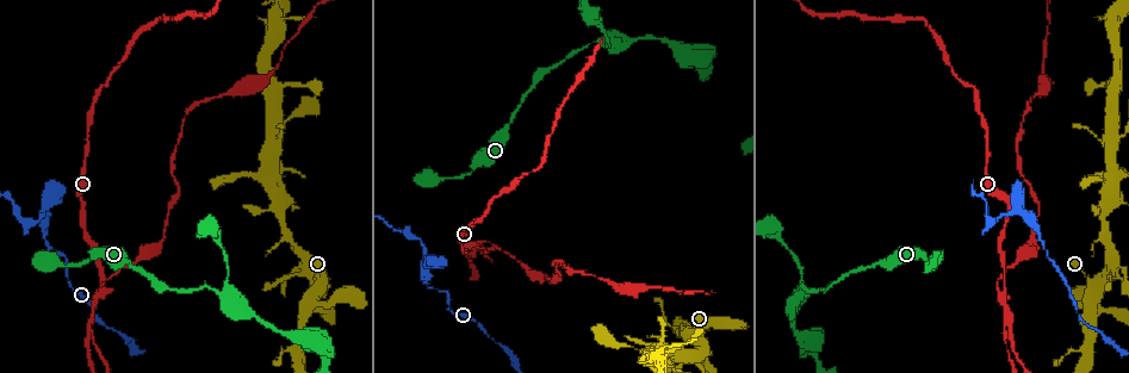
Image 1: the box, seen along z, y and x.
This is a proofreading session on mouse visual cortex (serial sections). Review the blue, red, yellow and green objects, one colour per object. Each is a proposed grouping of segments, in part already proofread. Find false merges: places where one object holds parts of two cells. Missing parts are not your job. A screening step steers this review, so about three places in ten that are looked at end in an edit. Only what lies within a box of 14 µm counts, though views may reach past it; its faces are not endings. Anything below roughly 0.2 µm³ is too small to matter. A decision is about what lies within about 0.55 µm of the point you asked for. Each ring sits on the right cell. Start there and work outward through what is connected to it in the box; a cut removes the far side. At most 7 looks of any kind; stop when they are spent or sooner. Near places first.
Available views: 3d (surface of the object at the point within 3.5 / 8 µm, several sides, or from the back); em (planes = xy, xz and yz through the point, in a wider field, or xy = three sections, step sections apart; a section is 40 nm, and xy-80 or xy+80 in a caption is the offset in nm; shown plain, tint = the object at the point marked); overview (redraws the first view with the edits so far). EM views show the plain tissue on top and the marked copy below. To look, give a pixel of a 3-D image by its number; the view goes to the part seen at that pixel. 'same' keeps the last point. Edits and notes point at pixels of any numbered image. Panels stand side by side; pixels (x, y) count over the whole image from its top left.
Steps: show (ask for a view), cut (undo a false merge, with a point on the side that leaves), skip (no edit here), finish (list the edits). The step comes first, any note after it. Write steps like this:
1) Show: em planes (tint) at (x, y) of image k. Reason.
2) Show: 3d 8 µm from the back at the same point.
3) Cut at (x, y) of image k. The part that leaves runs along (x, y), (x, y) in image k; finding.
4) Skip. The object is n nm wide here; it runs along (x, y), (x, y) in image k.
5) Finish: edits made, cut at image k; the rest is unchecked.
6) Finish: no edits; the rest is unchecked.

Show: 3d 3.5 µm at (1005, 287) of image 1. Three-way junction.

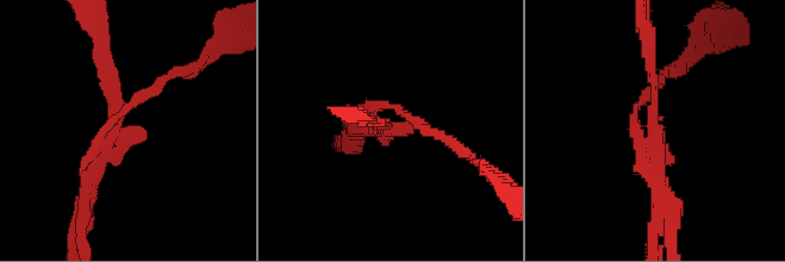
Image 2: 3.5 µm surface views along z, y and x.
Show: em xy step 3 (tint) at (112, 124) of image 2.

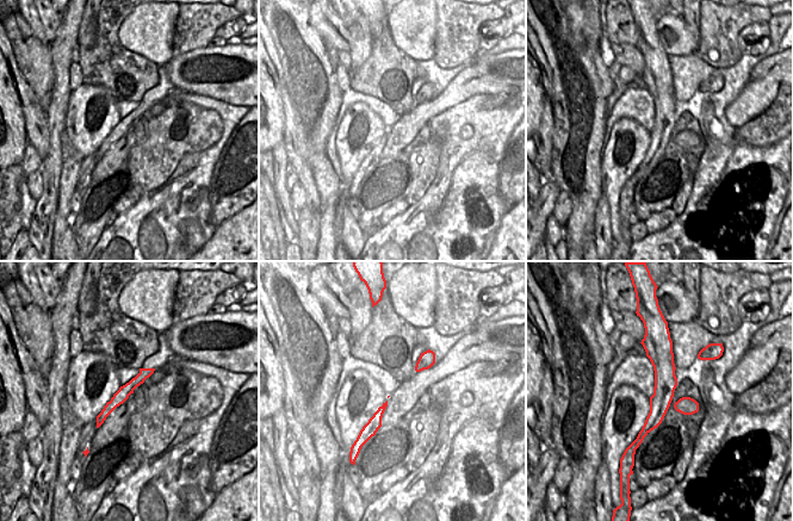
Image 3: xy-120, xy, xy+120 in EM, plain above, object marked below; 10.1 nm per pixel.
Cut at (141, 99) of image 2. The part that leaves runs along (108, 126), (163, 79), (193, 68) in image 2; two cells meet here.

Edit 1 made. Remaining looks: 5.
Show: 3d 8 µm at (603, 41) of image 1. Abrupt turn.

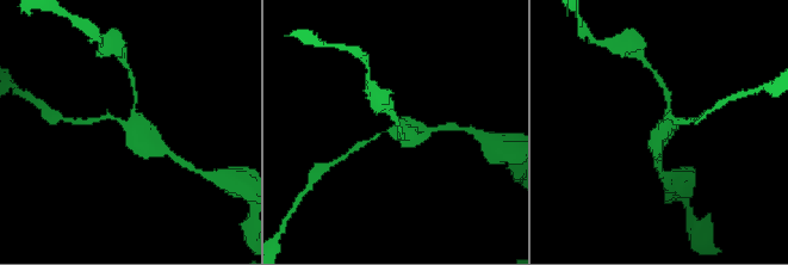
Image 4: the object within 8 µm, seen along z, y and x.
Show: 3d 3.5 µm at (662, 127) of image 4.

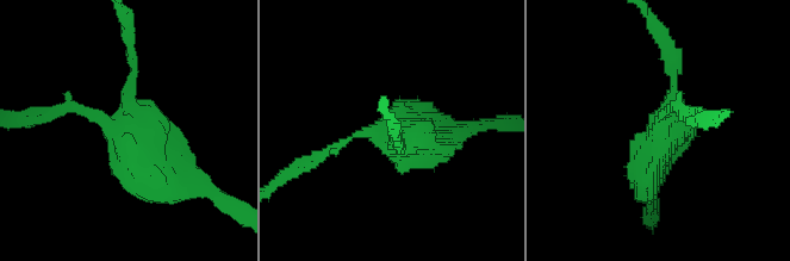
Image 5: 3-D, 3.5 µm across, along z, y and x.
Show: em xy step 2 (tint) at (117, 132) of image 5.

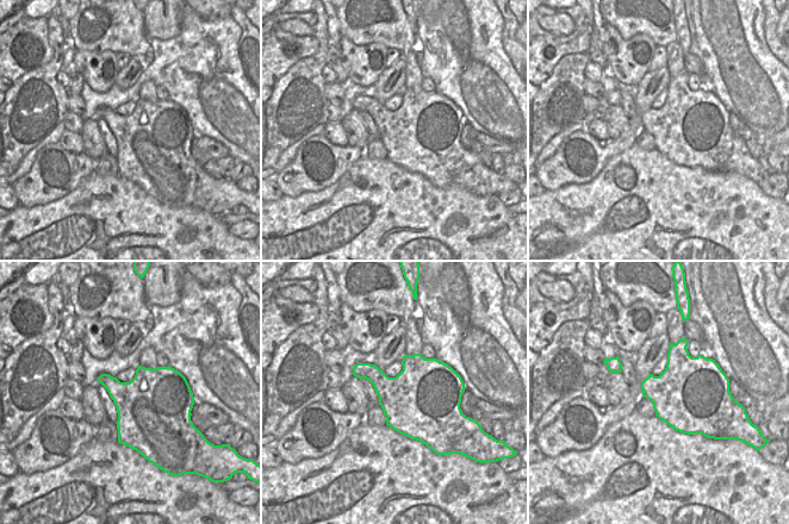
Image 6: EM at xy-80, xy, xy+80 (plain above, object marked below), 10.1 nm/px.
Skip. It runs along (51, 115), (99, 115), (175, 185) in image 5; one cell here.

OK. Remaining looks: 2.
Show: 3d 3.5 µm at (26, 225) of image 1. Abrupt turn.

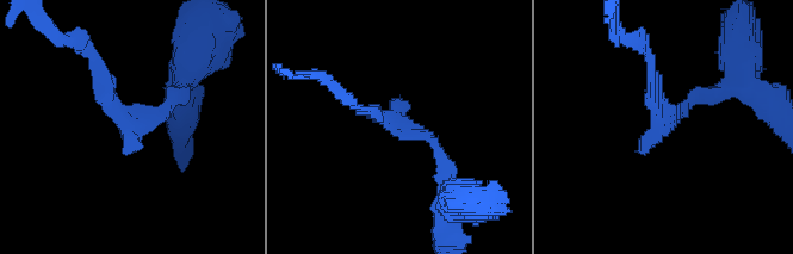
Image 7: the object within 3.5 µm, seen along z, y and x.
Show: em xy step 2 (tint) at (392, 122) of image 7. The arms are 150, 150 nm wide; now the EM.

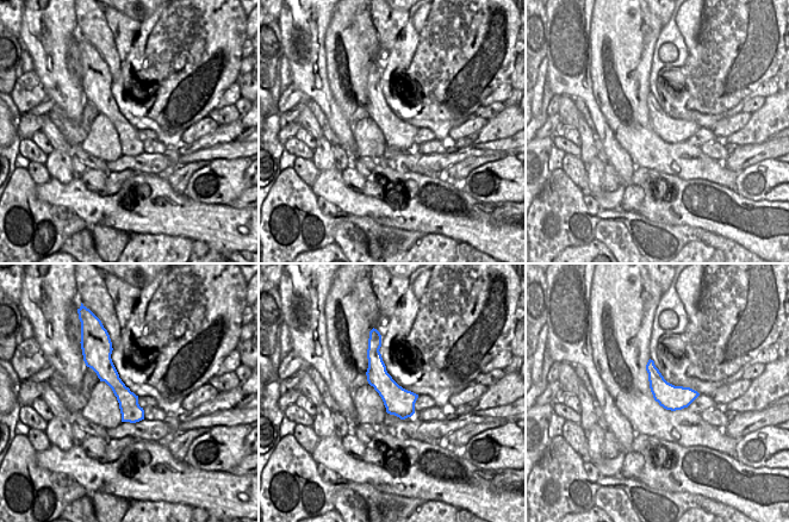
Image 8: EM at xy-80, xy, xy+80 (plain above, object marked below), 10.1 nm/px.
Skip. The object is 280 nm wide here; it runs along (107, 349), (106, 372), (136, 418) in image 8; one cell here.

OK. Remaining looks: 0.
Finish: edits made, cut at image 2; the rest is unchecked.

